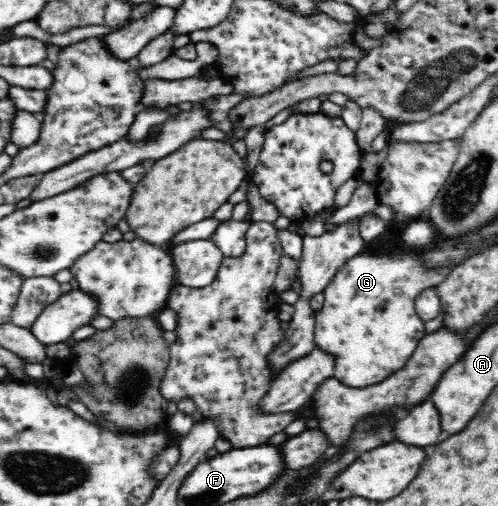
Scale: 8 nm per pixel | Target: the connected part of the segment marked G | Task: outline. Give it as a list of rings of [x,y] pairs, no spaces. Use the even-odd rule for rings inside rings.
[[[359,254],[358,256],[348,259],[346,264],[341,266],[341,269],[334,275],[333,281],[328,283],[324,288],[323,294],[325,297],[324,307],[322,311],[315,313],[315,342],[318,348],[322,351],[327,351],[332,355],[335,355],[335,368],[333,378],[338,379],[342,385],[352,388],[366,388],[374,387],[374,385],[380,385],[380,383],[390,379],[396,371],[400,371],[408,360],[412,357],[412,354],[415,352],[416,346],[422,337],[425,336],[425,327],[428,323],[424,323],[422,319],[414,311],[415,301],[422,293],[423,289],[429,287],[435,287],[440,284],[445,276],[450,273],[451,269],[442,269],[442,271],[427,271],[425,266],[417,259],[416,255],[410,257],[402,257],[402,259],[395,259],[395,257],[390,257],[390,255],[363,255]]]

